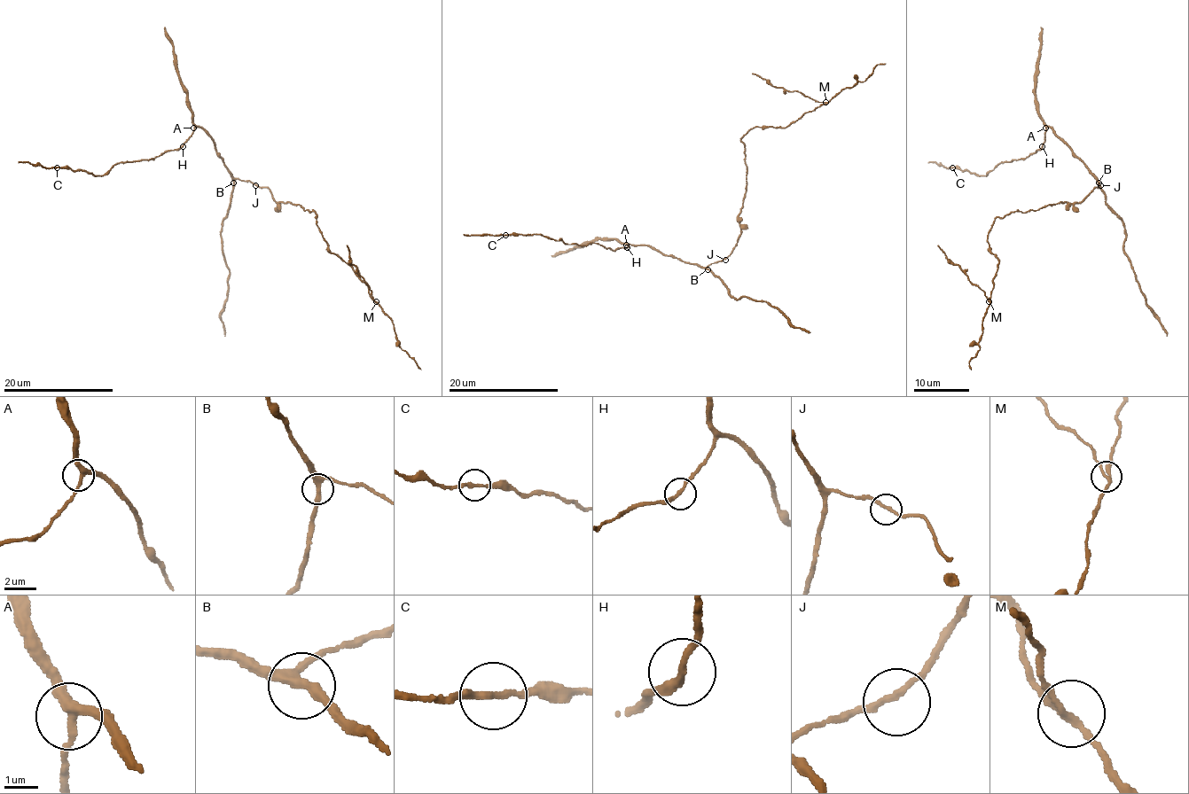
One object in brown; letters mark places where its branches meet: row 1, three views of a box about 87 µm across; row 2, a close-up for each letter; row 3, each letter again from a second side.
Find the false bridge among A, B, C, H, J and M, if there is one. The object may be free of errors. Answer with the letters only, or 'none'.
M

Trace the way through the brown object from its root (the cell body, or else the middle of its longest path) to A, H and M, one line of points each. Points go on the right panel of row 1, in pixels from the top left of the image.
A: (1099, 183), (1093, 173), (1071, 148), (1056, 136), (1052, 128), (1045, 128)
H: (1099, 183), (1087, 166), (1050, 128), (1046, 128), (1042, 146)
M: (1099, 183), (1077, 203), (1047, 204), (996, 218), (987, 243), (999, 260), (989, 302)

